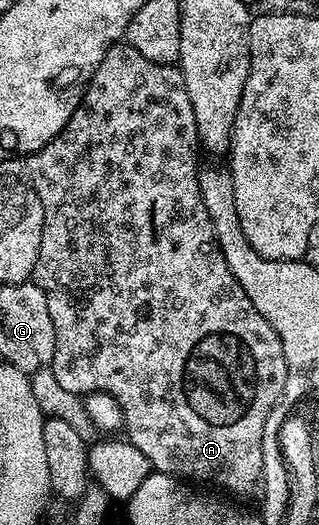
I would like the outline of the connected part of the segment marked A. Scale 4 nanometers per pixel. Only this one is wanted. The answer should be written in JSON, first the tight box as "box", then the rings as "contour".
{"box":[26,40,288,494],"contour":[[[124,40],[109,48],[106,56],[102,56],[96,71],[83,87],[82,100],[78,104],[78,108],[70,116],[68,123],[62,128],[62,132],[58,136],[54,136],[54,140],[50,140],[50,144],[46,144],[35,154],[27,155],[26,158],[28,178],[32,181],[34,192],[38,192],[38,200],[42,200],[42,212],[44,213],[44,227],[42,228],[40,251],[36,257],[34,282],[45,293],[46,302],[49,304],[50,317],[54,324],[54,336],[56,337],[56,351],[54,352],[50,369],[63,388],[81,396],[90,393],[109,393],[110,396],[114,397],[118,404],[121,405],[124,413],[123,429],[126,433],[128,432],[126,434],[127,441],[132,442],[134,448],[138,448],[138,452],[142,452],[142,456],[146,456],[150,460],[153,471],[170,474],[181,480],[197,478],[200,482],[217,482],[222,489],[229,490],[232,494],[252,494],[255,490],[257,493],[261,489],[264,480],[262,432],[266,428],[266,420],[270,416],[270,412],[275,408],[277,400],[284,392],[288,365],[286,364],[286,356],[282,352],[282,340],[278,340],[278,332],[274,332],[274,328],[270,328],[270,324],[262,316],[262,312],[258,312],[258,308],[254,308],[254,304],[250,304],[249,297],[242,290],[242,285],[238,284],[238,280],[231,275],[230,269],[227,268],[226,260],[223,259],[222,252],[219,250],[218,240],[215,239],[210,216],[207,215],[206,207],[202,202],[202,193],[199,192],[196,150],[198,151],[198,139],[196,137],[196,125],[194,124],[194,110],[190,104],[190,96],[186,92],[186,84],[184,83],[184,77],[180,74],[179,65],[146,60],[146,56],[142,56],[142,52],[138,52],[138,48],[128,45],[127,41]]]}

